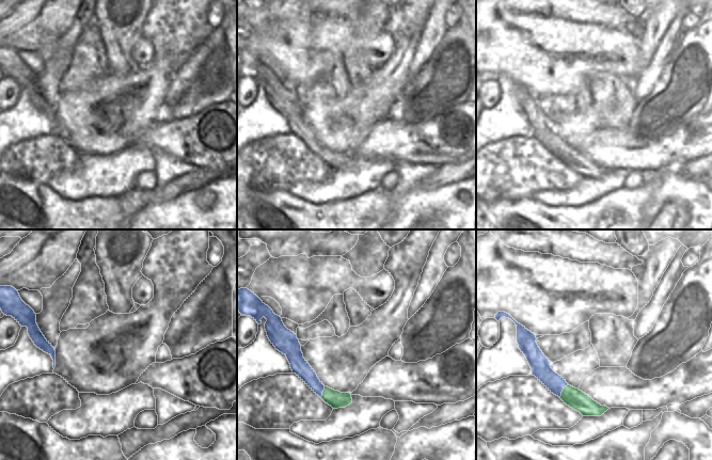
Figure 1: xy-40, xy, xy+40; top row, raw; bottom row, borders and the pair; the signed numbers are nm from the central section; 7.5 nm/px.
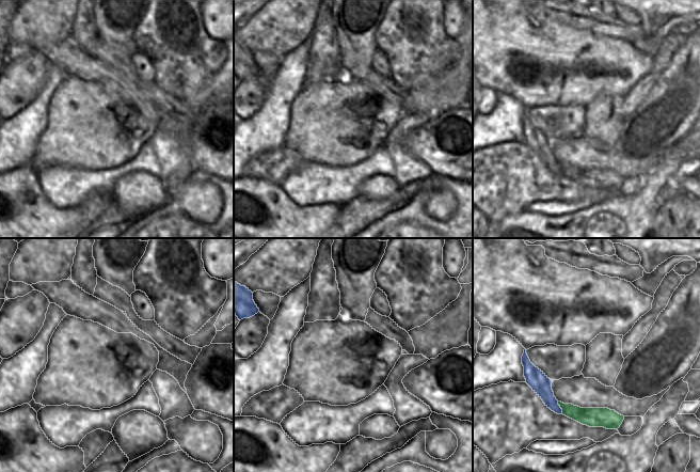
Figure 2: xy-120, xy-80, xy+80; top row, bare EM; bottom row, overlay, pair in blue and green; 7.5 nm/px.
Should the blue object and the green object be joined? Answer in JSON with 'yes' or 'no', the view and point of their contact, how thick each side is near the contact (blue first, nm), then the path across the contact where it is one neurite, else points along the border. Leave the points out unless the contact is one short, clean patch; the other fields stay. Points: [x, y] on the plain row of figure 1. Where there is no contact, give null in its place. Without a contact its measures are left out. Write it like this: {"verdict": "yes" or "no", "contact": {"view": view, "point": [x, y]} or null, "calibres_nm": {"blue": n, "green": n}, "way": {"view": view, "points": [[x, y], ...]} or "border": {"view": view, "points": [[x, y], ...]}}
{"verdict": "no", "contact": {"view": "xy+40", "point": [562, 152]}, "calibres_nm": {"blue": 150, "green": 150}}

